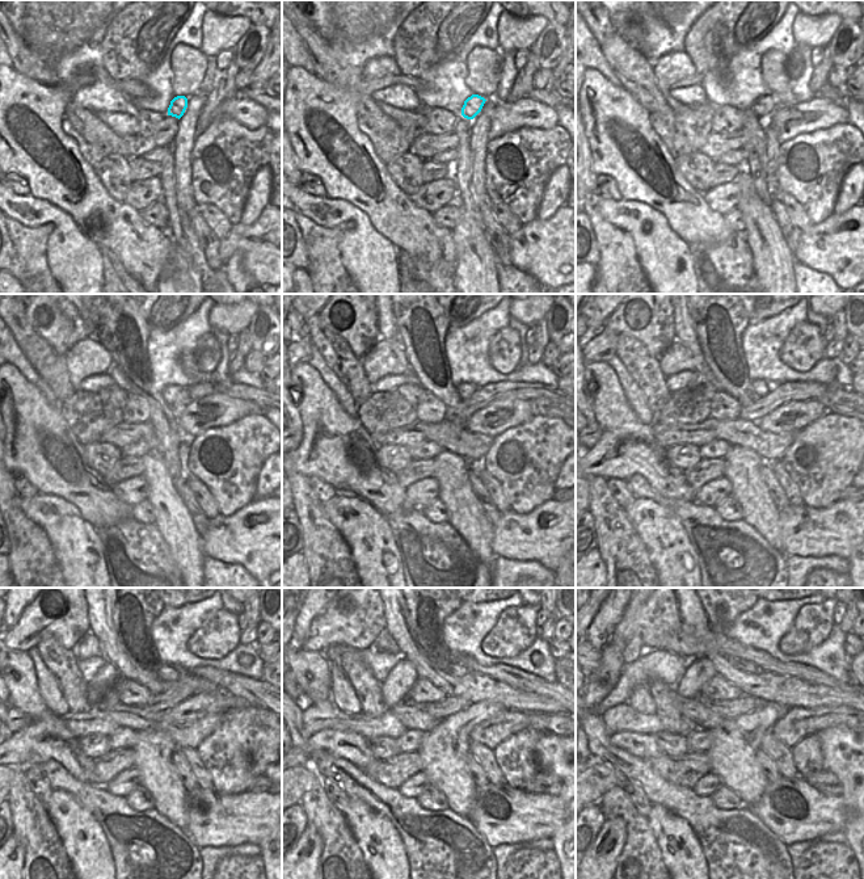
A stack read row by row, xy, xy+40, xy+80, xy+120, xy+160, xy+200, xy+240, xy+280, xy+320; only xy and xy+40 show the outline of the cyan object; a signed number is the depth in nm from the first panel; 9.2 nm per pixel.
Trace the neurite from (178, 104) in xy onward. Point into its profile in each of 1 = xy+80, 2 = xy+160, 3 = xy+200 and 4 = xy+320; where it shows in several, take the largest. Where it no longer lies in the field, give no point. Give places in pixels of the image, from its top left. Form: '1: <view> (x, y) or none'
1: xy+80 (765, 105)
2: xy+160 (464, 390)
3: xy+200 (761, 387)
4: xy+320 (751, 660)

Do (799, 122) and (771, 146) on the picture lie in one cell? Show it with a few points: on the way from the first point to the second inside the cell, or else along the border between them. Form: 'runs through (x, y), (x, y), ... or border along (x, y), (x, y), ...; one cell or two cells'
border along (765, 121), (774, 127), (780, 143); two cells

